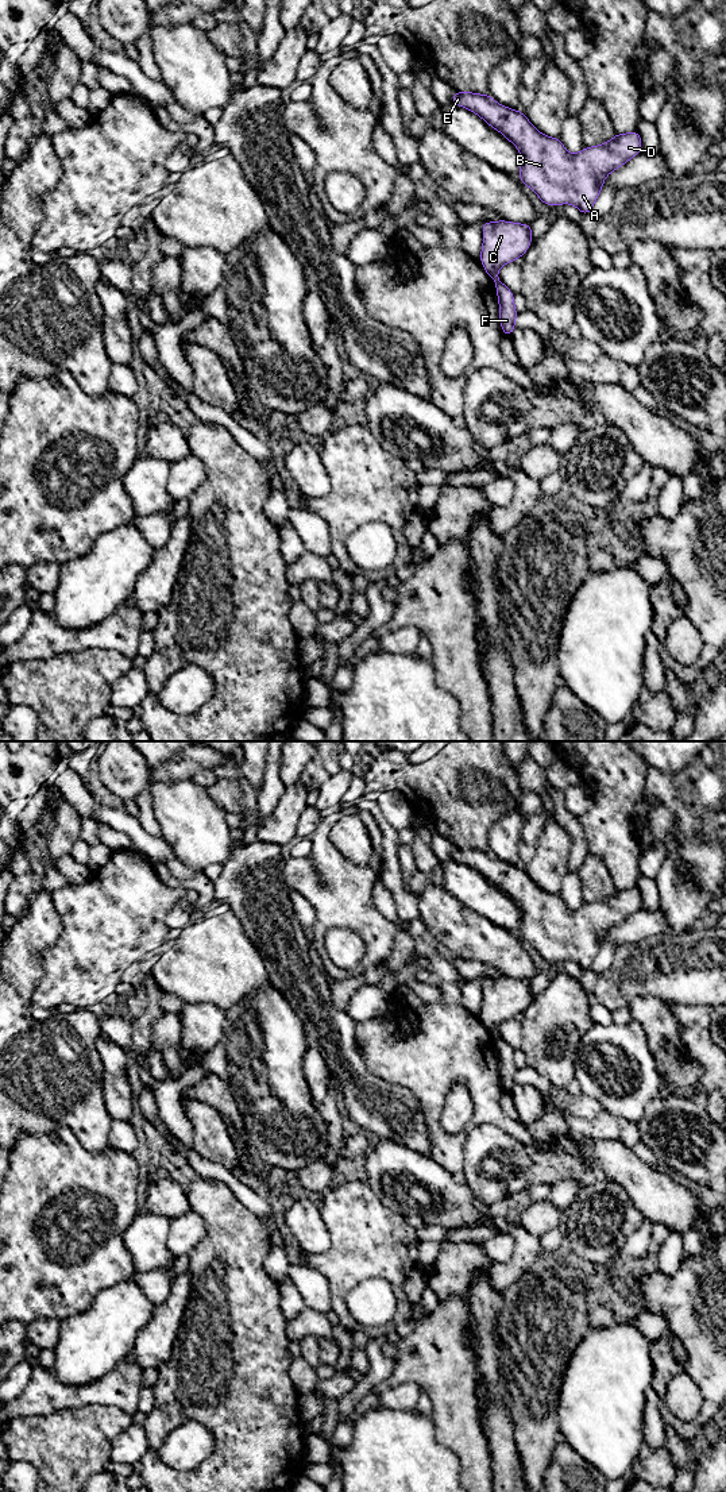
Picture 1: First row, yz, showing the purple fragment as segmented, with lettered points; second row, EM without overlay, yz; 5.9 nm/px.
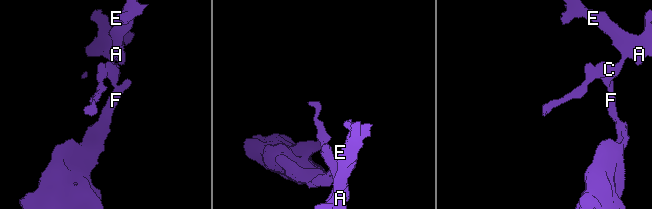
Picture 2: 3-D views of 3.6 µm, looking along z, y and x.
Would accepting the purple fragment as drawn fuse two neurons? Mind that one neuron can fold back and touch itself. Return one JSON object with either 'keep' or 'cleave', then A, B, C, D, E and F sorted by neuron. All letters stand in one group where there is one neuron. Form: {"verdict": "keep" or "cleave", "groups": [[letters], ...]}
{"verdict": "cleave", "groups": [["A", "B", "C", "D", "E"], ["F"]]}

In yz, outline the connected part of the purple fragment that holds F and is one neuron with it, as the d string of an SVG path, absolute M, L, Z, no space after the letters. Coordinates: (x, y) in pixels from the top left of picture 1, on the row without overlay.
M502 1037L495 1038L495 1046L499 1060L502 1091L511 1094L511 1090L515 1086L515 1073L518 1071L514 1061L514 1049Z

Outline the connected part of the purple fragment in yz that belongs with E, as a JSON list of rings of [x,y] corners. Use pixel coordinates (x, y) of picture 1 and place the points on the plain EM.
[[[455,847],[452,860],[472,867],[517,903],[521,910],[518,936],[529,942],[545,961],[571,960],[582,971],[591,969],[606,933],[638,911],[642,903],[641,892],[636,886],[627,890],[617,888],[613,895],[603,901],[583,903],[580,909],[569,910],[560,894],[541,890],[524,868],[497,859],[490,851]]]

